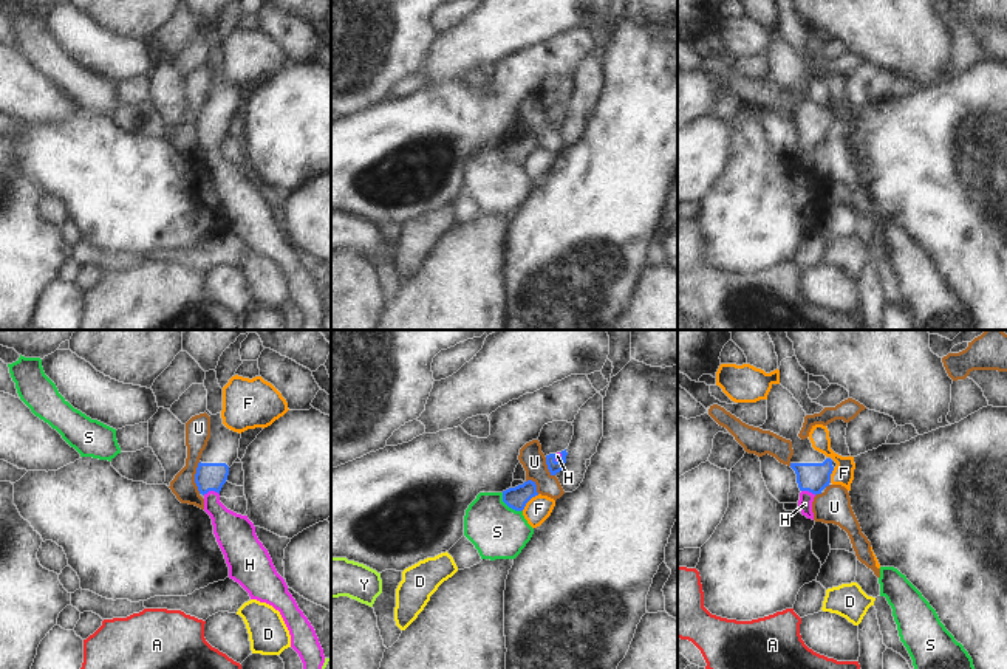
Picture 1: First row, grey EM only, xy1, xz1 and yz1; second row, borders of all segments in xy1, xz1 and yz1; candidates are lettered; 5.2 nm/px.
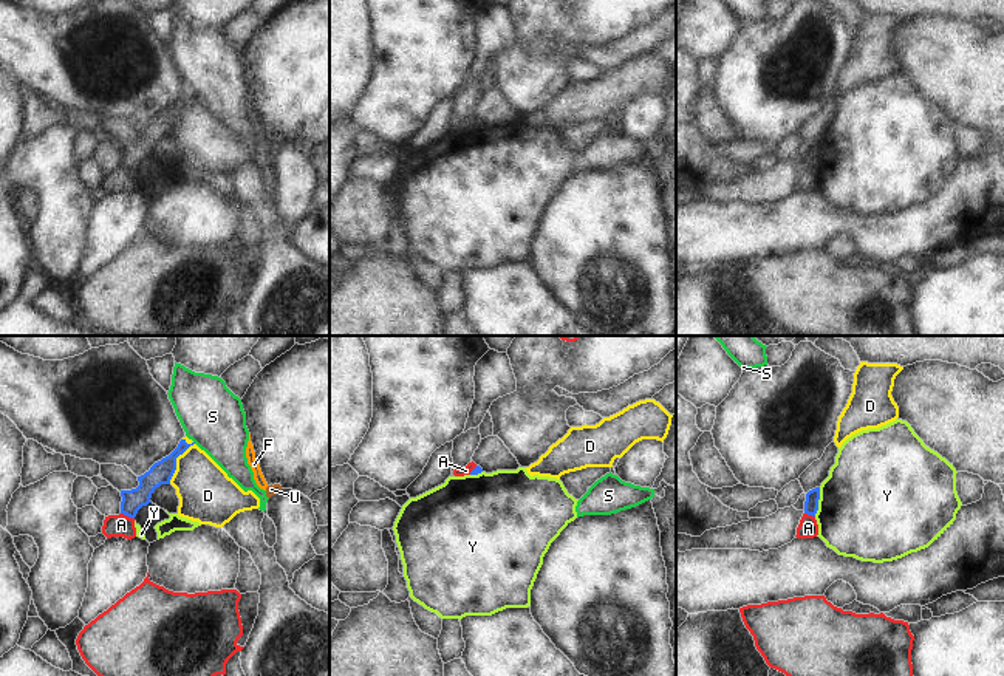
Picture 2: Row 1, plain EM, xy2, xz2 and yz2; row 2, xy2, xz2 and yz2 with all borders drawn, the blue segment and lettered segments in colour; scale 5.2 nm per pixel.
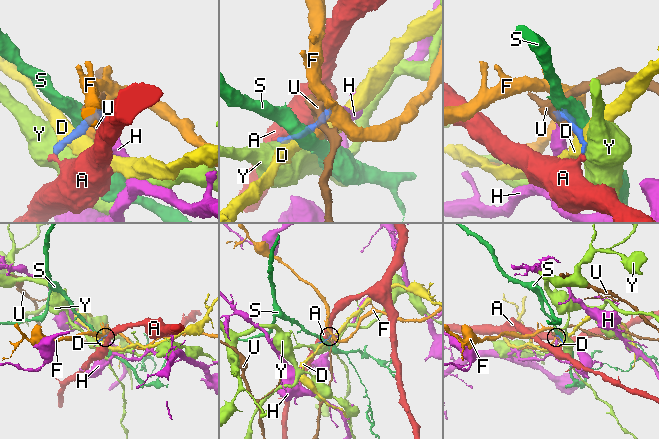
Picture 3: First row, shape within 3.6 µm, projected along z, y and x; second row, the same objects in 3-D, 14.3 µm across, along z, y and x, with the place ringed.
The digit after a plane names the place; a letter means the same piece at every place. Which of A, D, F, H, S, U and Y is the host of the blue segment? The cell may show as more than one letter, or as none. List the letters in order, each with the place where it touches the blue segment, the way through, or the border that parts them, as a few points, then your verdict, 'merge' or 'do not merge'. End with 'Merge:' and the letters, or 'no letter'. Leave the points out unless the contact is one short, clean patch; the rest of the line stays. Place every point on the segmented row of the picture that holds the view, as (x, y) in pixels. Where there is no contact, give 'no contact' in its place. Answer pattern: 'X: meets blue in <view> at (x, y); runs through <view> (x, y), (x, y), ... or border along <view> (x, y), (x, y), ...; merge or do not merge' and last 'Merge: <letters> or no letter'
A: meets blue in xy2 at (127, 515); border along xy2 (121, 512), (133, 518); do not merge
D: meets blue in xy2 at (175, 463); do not merge
F: meets blue in xz1 at (529, 499); do not merge
H: meets blue in xy1 at (211, 490); runs through xy1 (209, 476), (211, 490), (212, 507), (234, 531); merge
S: meets blue in xz1 at (509, 507); border along xz1 (501, 493), (501, 499), (509, 507), (522, 511); do not merge
U: meets blue in xy1 at (195, 477); border along xy1 (200, 462), (195, 471), (198, 493); do not merge
Y: meets blue in yz2 at (817, 501); border along yz2 (820, 488), (814, 515); do not merge
Merge: H

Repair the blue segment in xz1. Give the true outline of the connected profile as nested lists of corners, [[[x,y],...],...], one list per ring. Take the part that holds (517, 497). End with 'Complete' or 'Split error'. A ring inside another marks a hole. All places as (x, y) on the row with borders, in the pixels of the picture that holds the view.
[[[527,480],[523,485],[503,491],[503,502],[515,511],[523,511],[526,503],[535,496],[538,496],[537,485]]]. Complete

